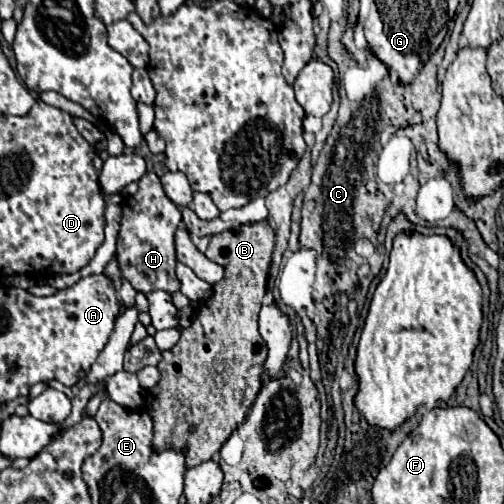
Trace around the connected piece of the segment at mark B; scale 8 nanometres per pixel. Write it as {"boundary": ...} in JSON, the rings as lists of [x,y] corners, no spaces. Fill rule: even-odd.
{"boundary":[[[266,222],[246,224],[220,232],[210,238],[206,258],[224,268],[224,278],[212,288],[212,298],[206,300],[206,308],[198,310],[196,320],[202,330],[184,330],[182,342],[172,350],[162,352],[162,362],[158,364],[162,372],[160,384],[150,390],[150,416],[154,422],[152,446],[156,452],[182,450],[186,458],[186,468],[198,466],[212,460],[226,438],[244,422],[248,410],[252,408],[260,392],[260,374],[266,356],[266,344],[258,332],[258,312],[262,298],[266,294],[268,268],[274,252],[274,230]]]}

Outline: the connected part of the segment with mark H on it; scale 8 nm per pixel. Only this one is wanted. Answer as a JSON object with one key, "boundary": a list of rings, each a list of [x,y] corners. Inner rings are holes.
{"boundary":[[[152,170],[140,178],[138,192],[128,198],[128,206],[132,212],[122,212],[118,250],[116,250],[122,276],[134,286],[136,292],[142,294],[154,290],[176,292],[180,288],[180,282],[174,276],[174,266],[176,266],[174,232],[182,220],[180,208],[172,204],[172,200],[166,196],[160,178]]]}

